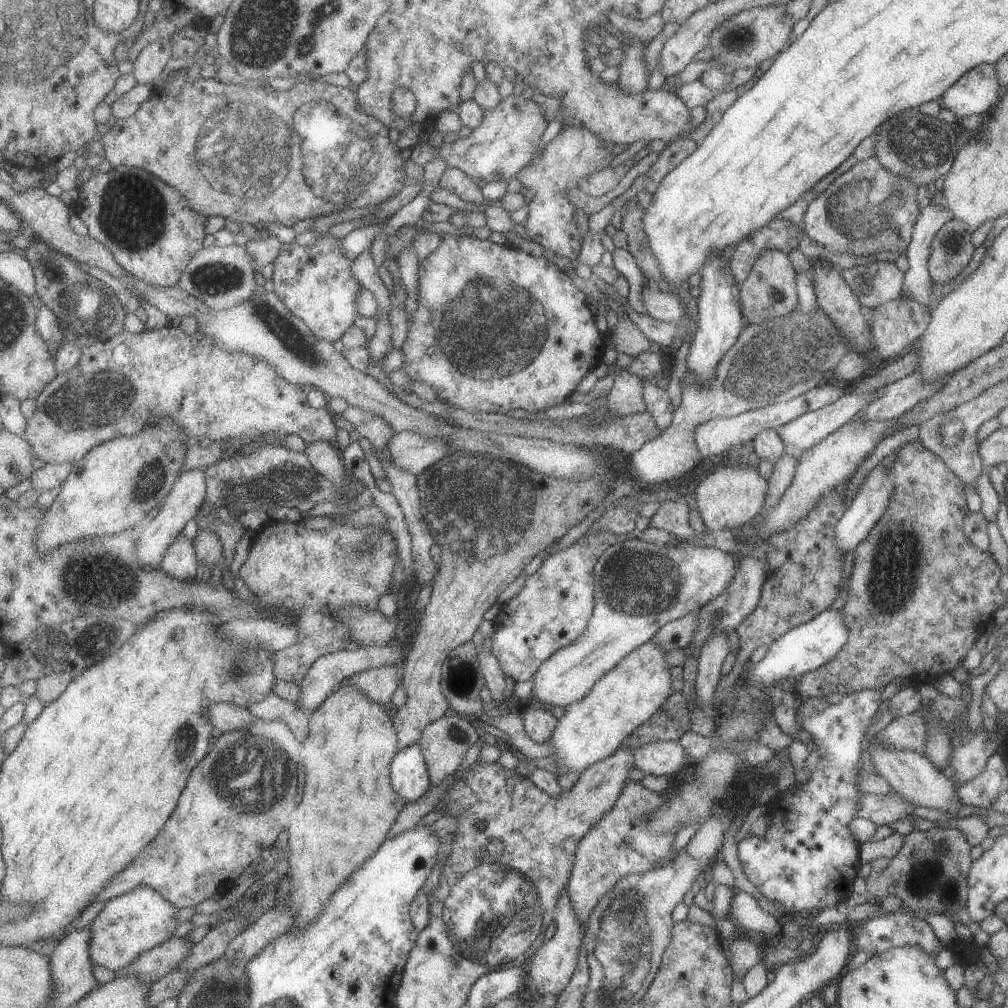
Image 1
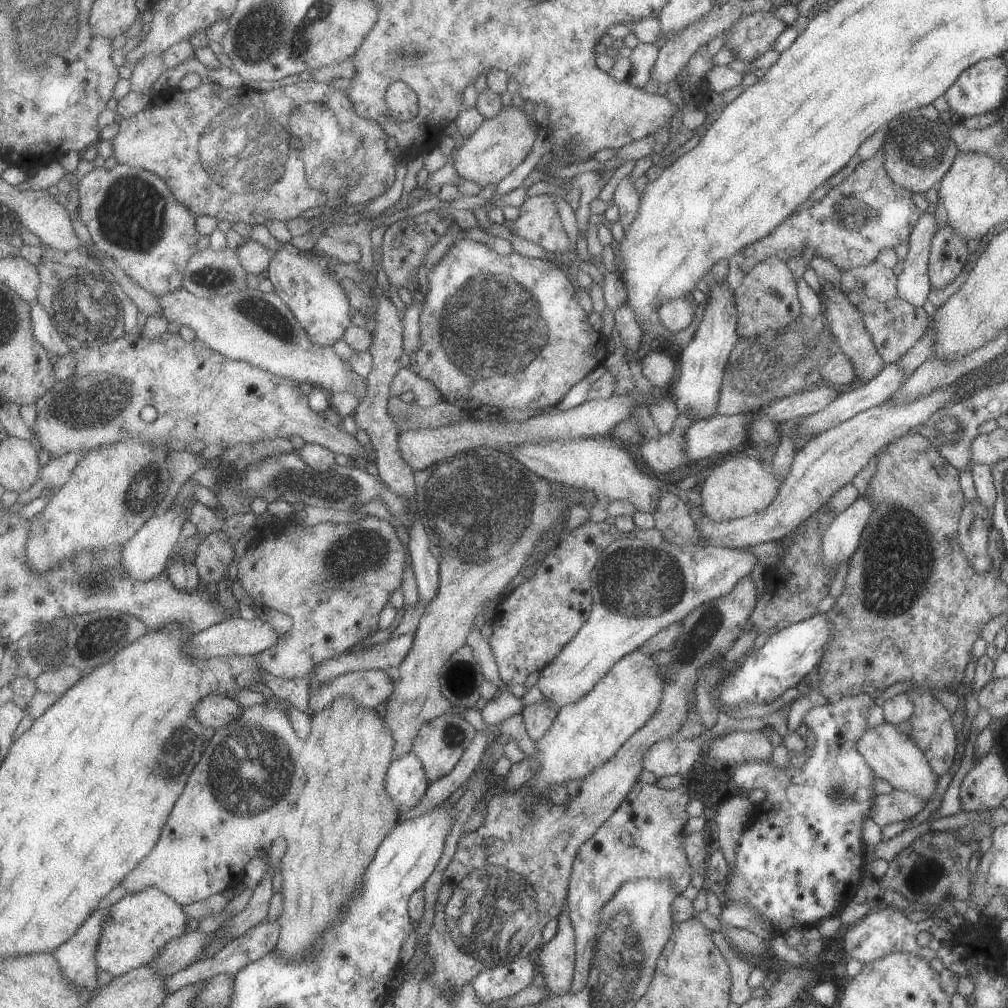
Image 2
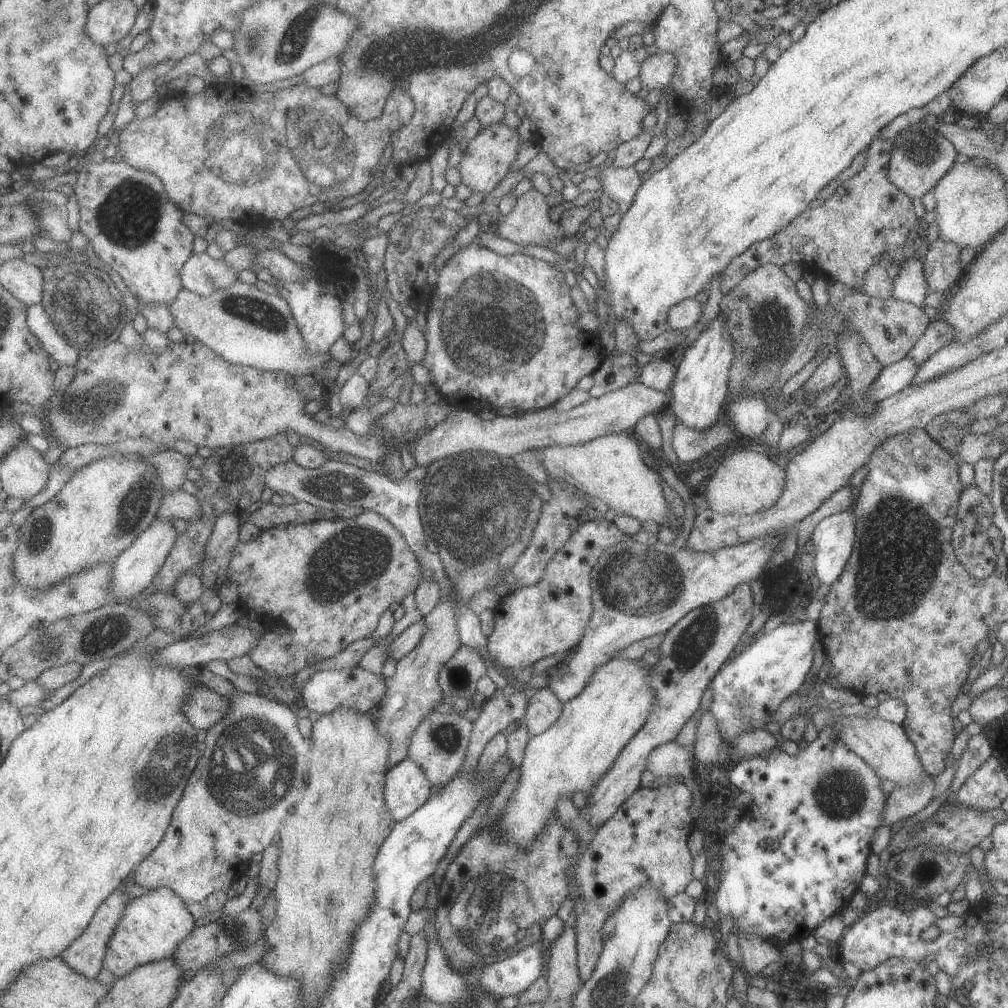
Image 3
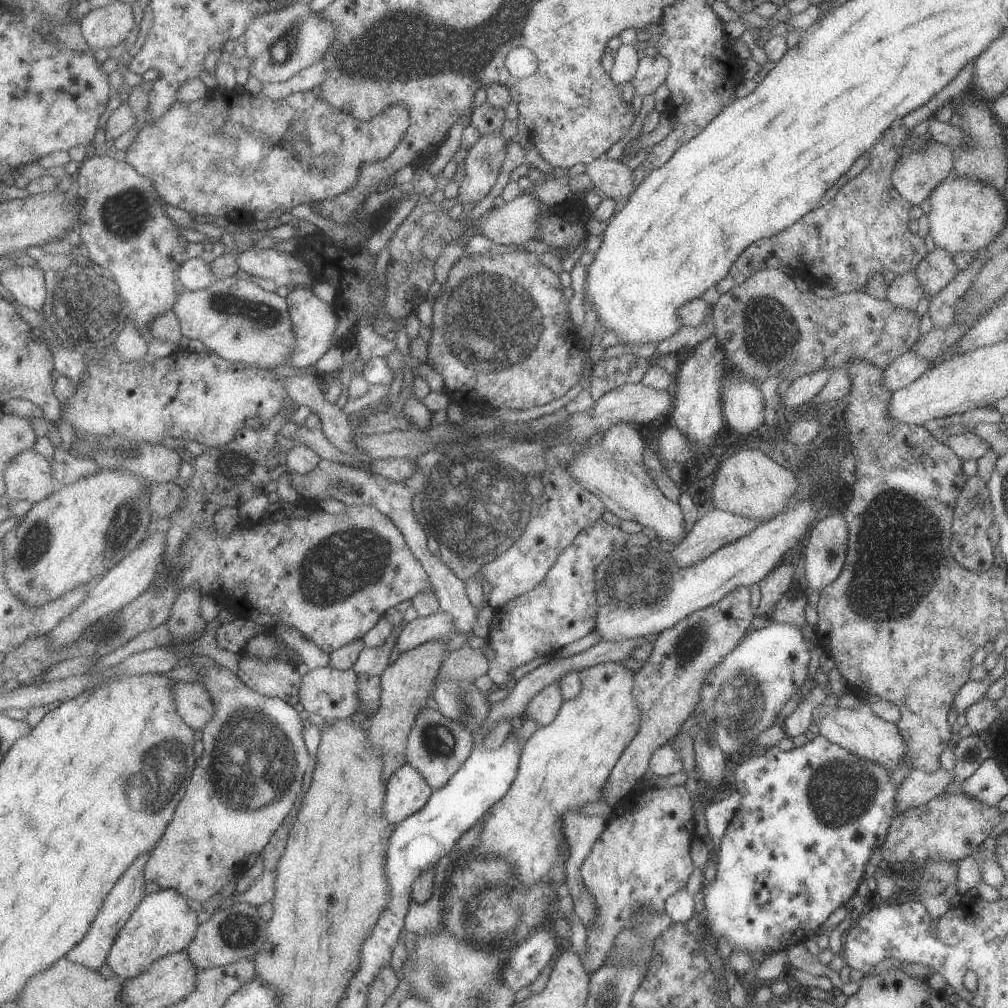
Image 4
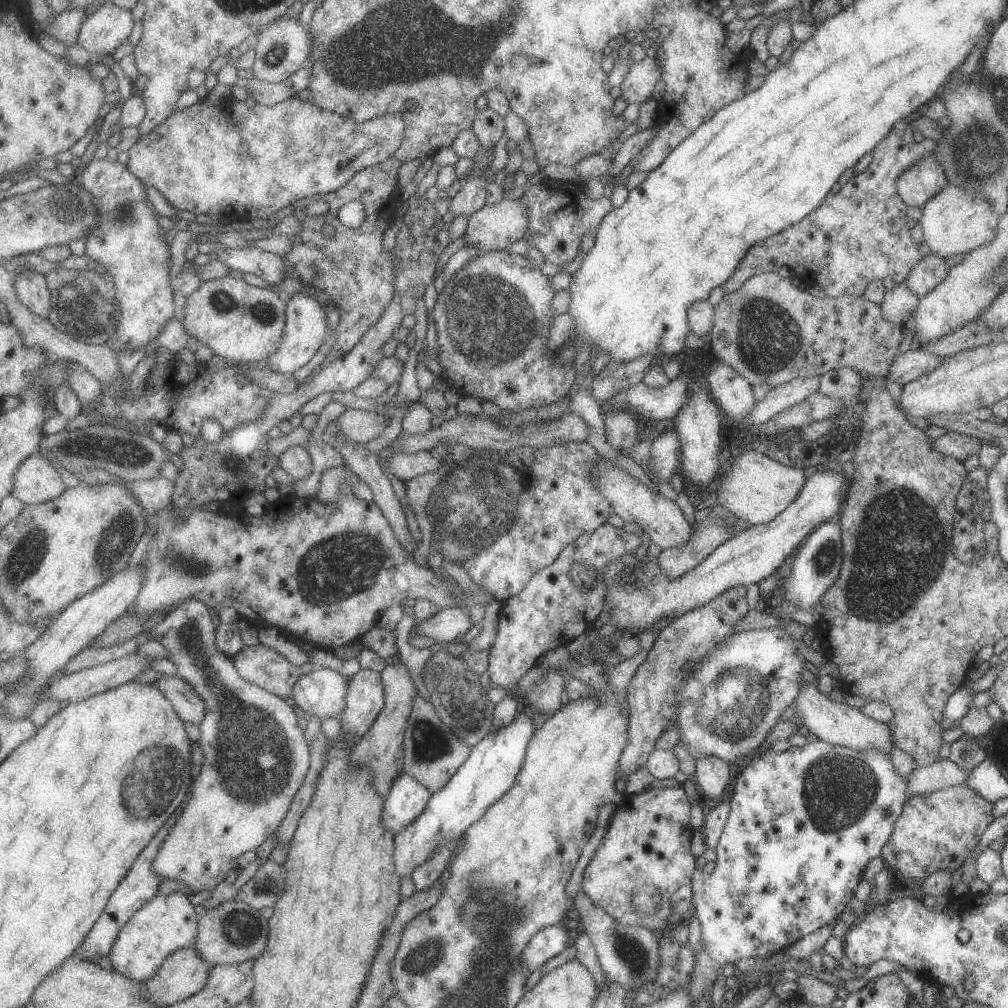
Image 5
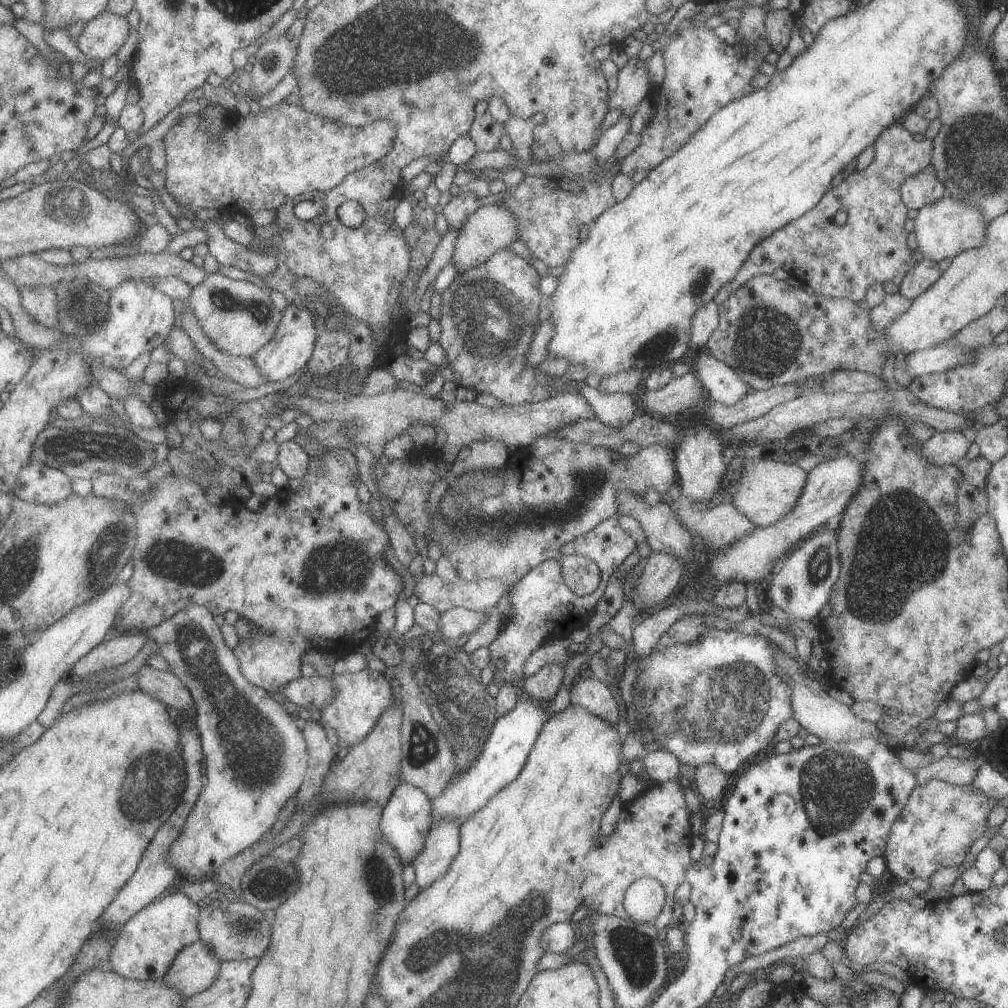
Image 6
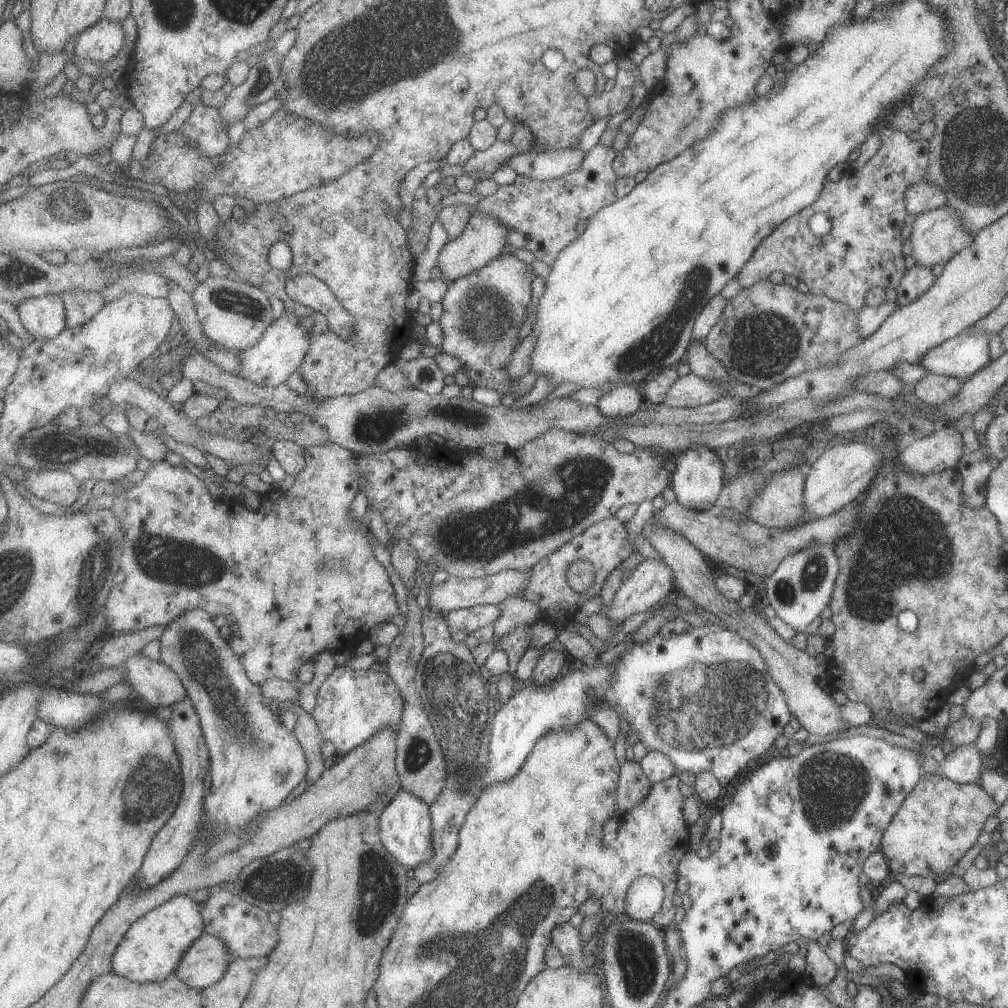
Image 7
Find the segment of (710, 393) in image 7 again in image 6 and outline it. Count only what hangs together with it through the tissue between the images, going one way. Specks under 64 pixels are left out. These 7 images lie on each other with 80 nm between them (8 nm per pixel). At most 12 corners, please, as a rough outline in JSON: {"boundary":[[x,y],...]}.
{"boundary":[[695,372],[656,391],[631,394],[639,411],[661,419],[710,401]]}

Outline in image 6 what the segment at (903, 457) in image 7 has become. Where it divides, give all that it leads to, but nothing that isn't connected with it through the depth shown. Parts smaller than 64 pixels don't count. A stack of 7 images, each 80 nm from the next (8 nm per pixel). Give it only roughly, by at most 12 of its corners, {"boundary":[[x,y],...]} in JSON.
{"boundary":[[937,431],[922,445],[936,465],[958,464],[969,441],[955,431]]}

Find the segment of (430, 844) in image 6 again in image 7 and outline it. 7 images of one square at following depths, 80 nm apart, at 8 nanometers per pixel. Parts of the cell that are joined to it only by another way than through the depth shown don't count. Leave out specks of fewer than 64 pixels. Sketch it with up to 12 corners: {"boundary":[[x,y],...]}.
{"boundary":[[420,608],[414,683],[446,758],[430,804],[431,882],[481,792],[491,719],[472,652]]}

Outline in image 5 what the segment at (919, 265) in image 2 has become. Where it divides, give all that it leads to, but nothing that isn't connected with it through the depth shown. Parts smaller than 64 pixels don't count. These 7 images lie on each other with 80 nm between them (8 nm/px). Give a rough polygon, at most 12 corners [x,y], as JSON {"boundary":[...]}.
{"boundary":[[903,282],[886,289],[882,315],[903,325],[916,310],[918,296]]}

